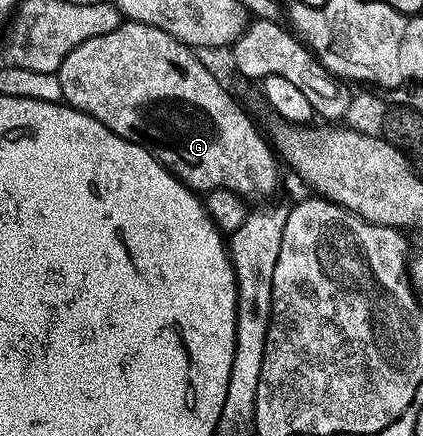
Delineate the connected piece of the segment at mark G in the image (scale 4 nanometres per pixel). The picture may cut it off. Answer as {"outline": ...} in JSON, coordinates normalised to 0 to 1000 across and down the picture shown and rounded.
{"outline":[[[296,46],[288,48],[281,64],[272,64],[262,73],[243,73],[243,83],[215,83],[215,92],[196,92],[196,101],[187,101],[187,110],[173,110],[158,124],[149,138],[149,147],[132,165],[139,193],[147,197],[144,222],[173,250],[213,261],[217,271],[241,280],[255,298],[272,303],[291,321],[329,330],[340,344],[357,349],[357,358],[366,358],[366,367],[376,367],[426,417],[435,417],[459,440],[544,436],[546,440],[567,445],[582,459],[641,452],[652,440],[655,424],[664,417],[664,385],[669,388],[669,381],[660,369],[657,356],[631,328],[629,314],[624,321],[615,303],[608,300],[605,289],[589,273],[586,261],[532,209],[530,193],[475,144],[475,133],[466,124],[473,122],[459,108],[414,92],[414,83],[385,73],[385,64],[366,64],[357,55]]]}

